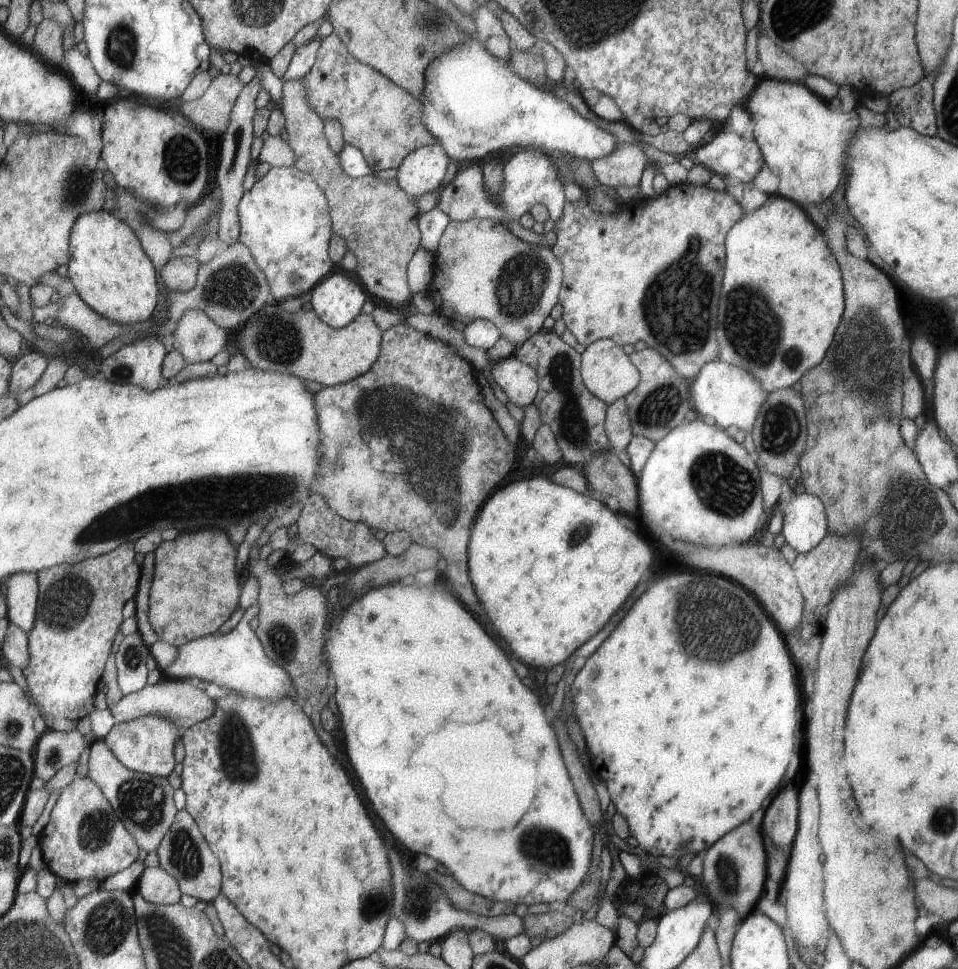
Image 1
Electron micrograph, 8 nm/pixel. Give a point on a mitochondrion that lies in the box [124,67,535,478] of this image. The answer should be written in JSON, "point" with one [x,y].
{"point":[232,288]}

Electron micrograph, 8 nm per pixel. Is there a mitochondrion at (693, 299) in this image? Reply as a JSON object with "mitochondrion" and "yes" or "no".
{"mitochondrion":"yes"}

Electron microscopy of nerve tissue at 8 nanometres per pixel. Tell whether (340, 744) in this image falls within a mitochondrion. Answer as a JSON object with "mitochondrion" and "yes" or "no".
{"mitochondrion":"no"}

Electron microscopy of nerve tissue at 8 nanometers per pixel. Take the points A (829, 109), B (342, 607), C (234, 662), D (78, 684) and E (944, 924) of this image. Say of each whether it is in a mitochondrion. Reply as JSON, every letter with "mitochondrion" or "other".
{"A":"other","B":"other","C":"other","D":"other","E":"other"}

